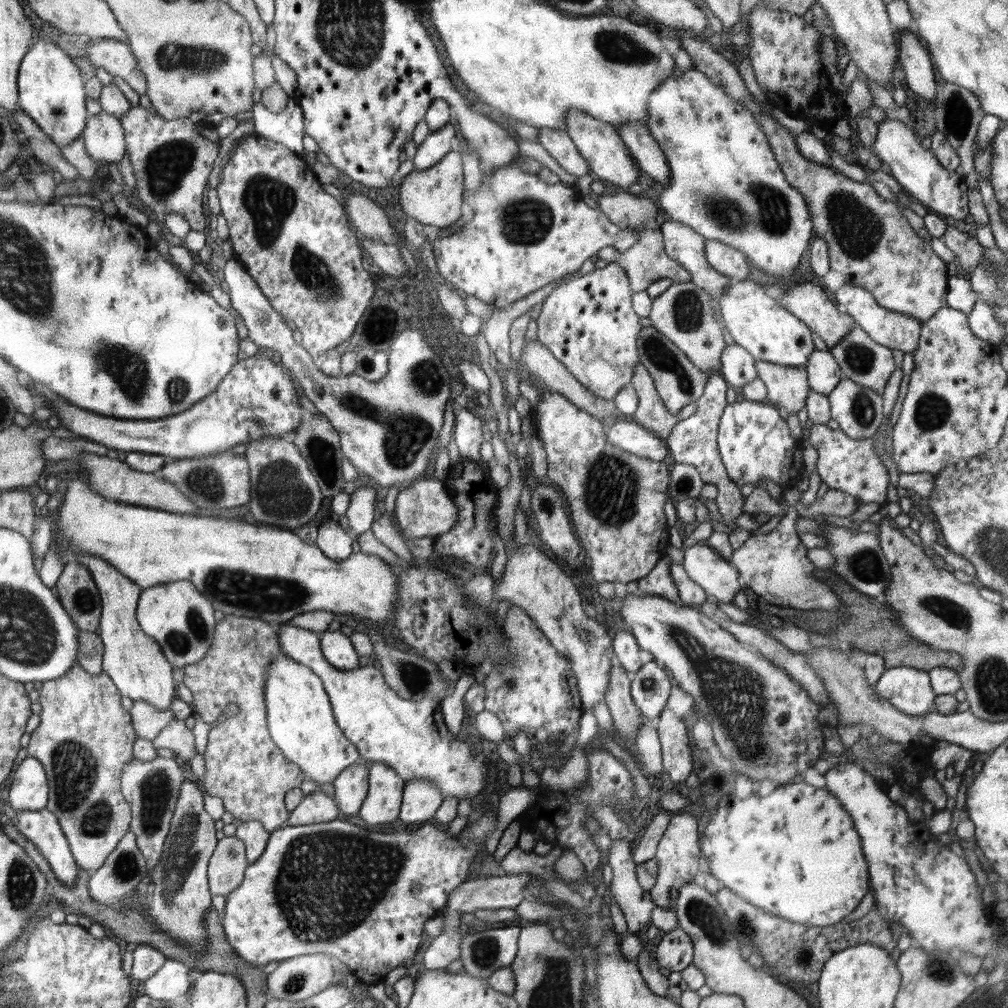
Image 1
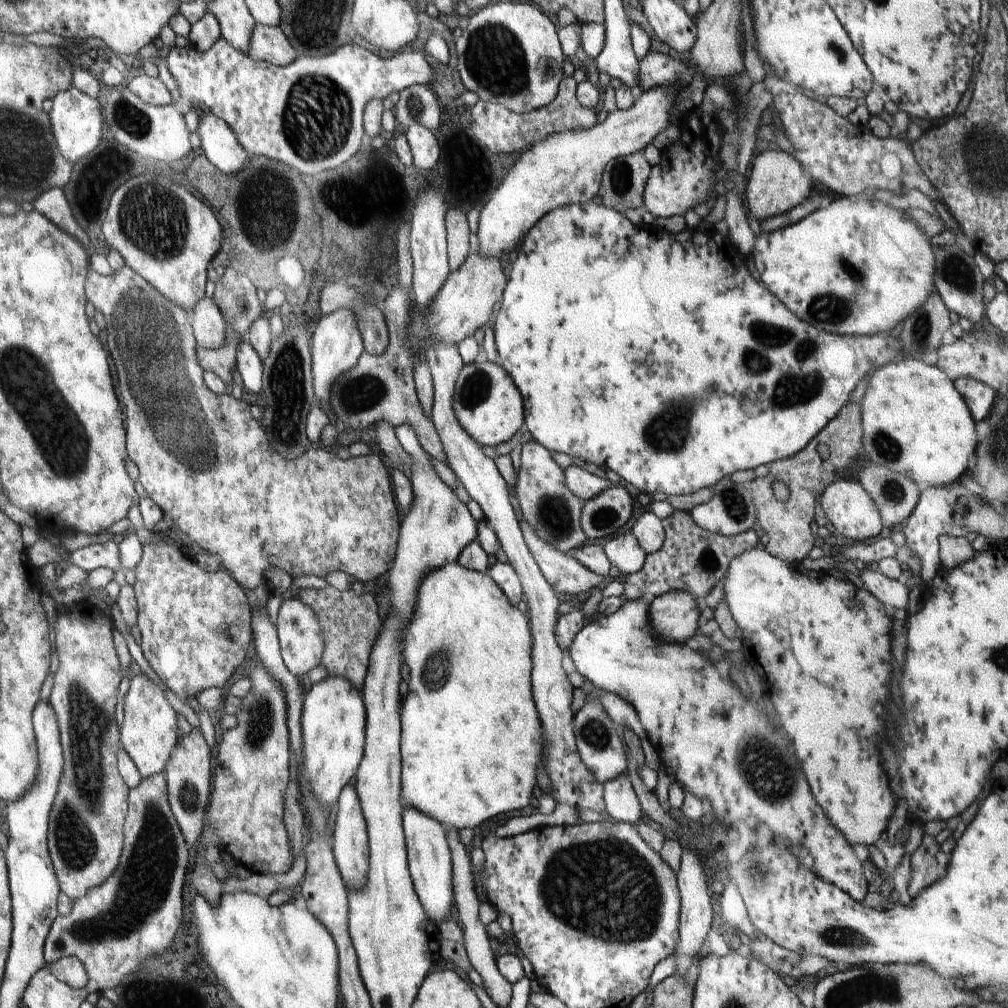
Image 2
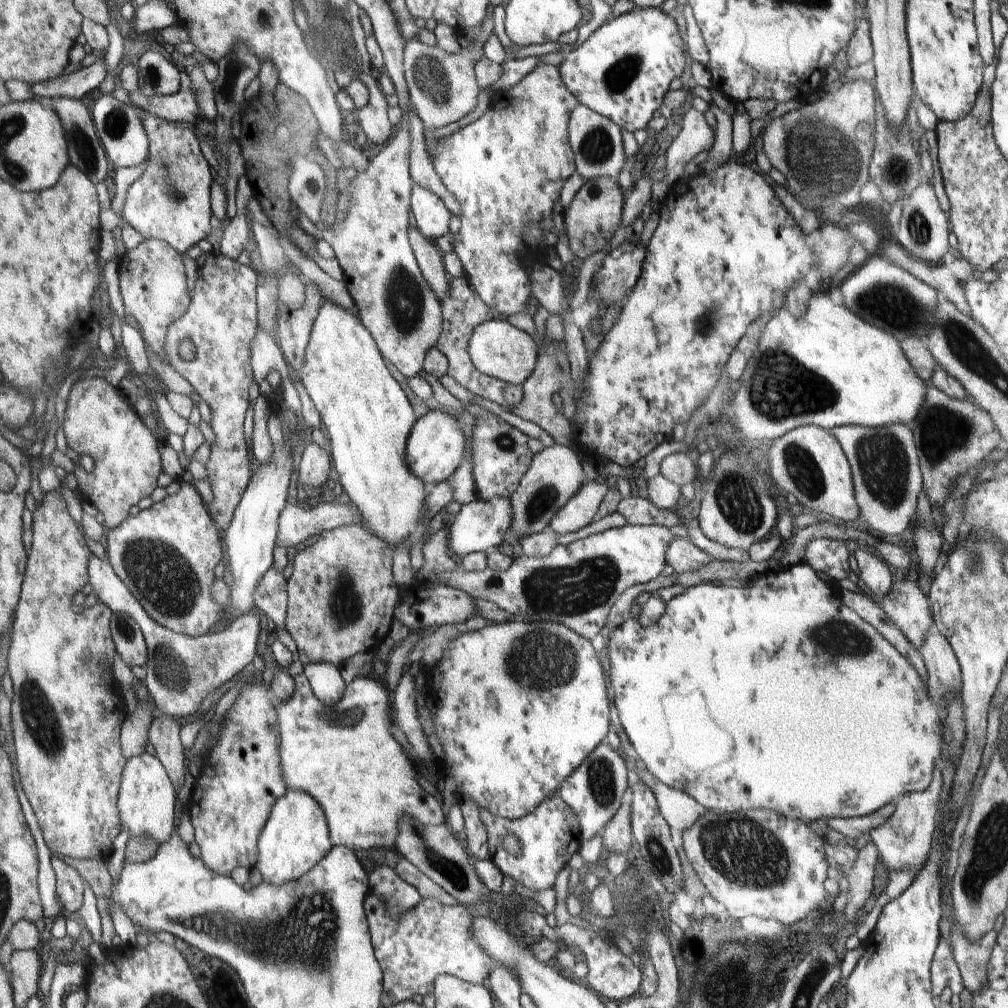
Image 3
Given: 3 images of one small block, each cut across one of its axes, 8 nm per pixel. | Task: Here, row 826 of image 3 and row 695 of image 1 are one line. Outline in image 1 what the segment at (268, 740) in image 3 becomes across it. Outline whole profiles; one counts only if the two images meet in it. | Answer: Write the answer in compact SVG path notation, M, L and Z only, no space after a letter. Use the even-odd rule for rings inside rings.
M224 615L224 618L216 623L212 644L205 657L198 663L184 667L183 678L183 683L192 691L197 713L206 724L210 724L204 754L206 768L203 782L206 793L220 798L225 812L232 814L234 819L258 820L270 834L277 828L286 826L285 822L290 813L286 809L284 796L288 790L300 787L302 782L307 780L298 765L282 754L267 727L264 683L267 681L267 670L282 652L277 631L275 626L260 619ZM229 704L237 704L238 713L220 722L220 714Z

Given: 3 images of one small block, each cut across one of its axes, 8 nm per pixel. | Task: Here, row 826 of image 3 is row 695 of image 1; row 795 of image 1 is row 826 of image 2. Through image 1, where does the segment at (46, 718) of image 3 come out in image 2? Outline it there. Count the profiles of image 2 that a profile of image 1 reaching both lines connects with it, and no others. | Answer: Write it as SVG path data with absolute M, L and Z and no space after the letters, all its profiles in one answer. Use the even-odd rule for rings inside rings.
M84 601L70 607L58 608L56 622L54 622L54 632L56 633L56 648L60 665L56 676L54 676L54 688L47 700L54 710L60 732L61 748L63 749L63 772L57 789L56 799L54 800L49 815L48 830L48 849L53 863L53 870L57 877L59 891L63 891L73 902L84 897L90 888L101 886L116 871L120 856L123 850L123 823L128 809L129 789L121 778L117 768L117 753L121 749L120 730L115 720L115 707L117 703L117 693L122 682L121 669L119 666L116 646L114 645L115 636L113 635L113 618L101 612L95 605Z

